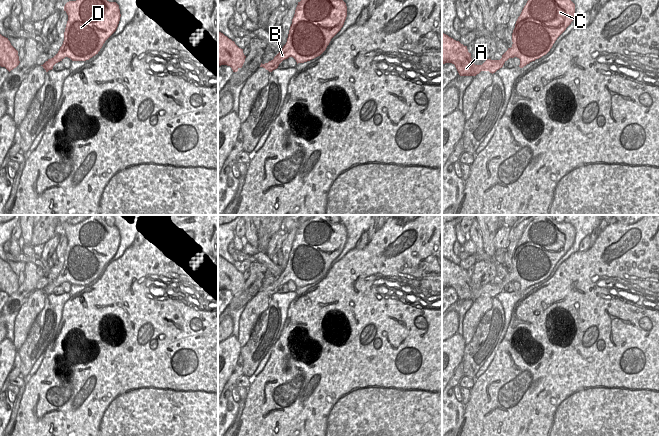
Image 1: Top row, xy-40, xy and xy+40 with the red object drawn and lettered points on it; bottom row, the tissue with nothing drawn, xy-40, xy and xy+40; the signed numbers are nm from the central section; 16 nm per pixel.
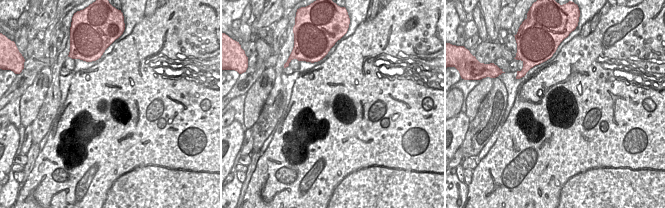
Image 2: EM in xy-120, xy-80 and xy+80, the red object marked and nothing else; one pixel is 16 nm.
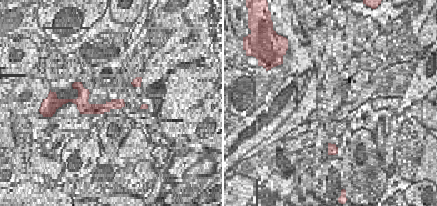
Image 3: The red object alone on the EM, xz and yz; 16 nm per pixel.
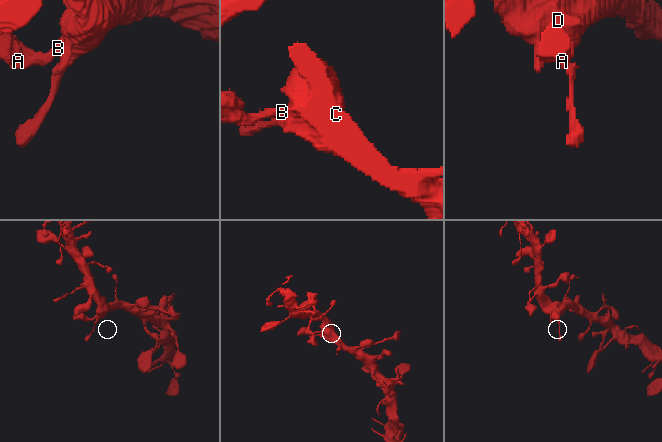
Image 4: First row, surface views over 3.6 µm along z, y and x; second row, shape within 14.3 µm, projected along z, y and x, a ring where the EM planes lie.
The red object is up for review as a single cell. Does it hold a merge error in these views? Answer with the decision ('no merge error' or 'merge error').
no merge error

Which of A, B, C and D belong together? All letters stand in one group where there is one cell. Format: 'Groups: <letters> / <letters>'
Groups: A B C D

